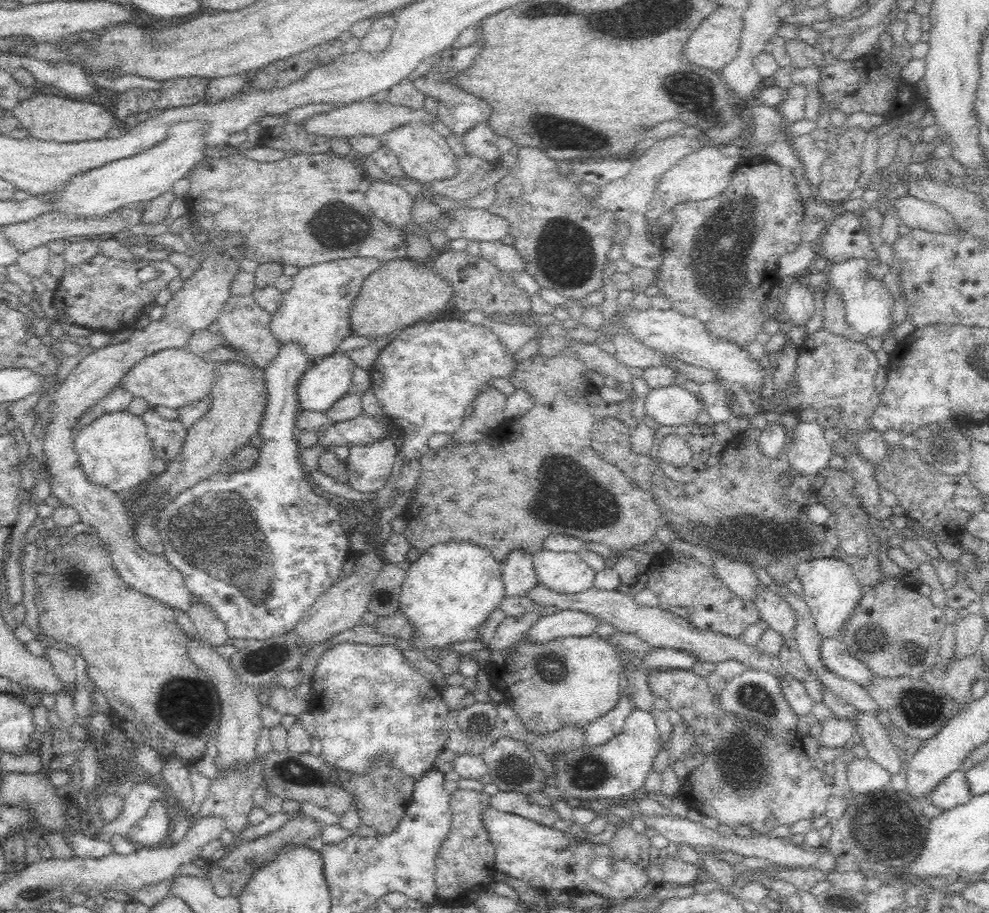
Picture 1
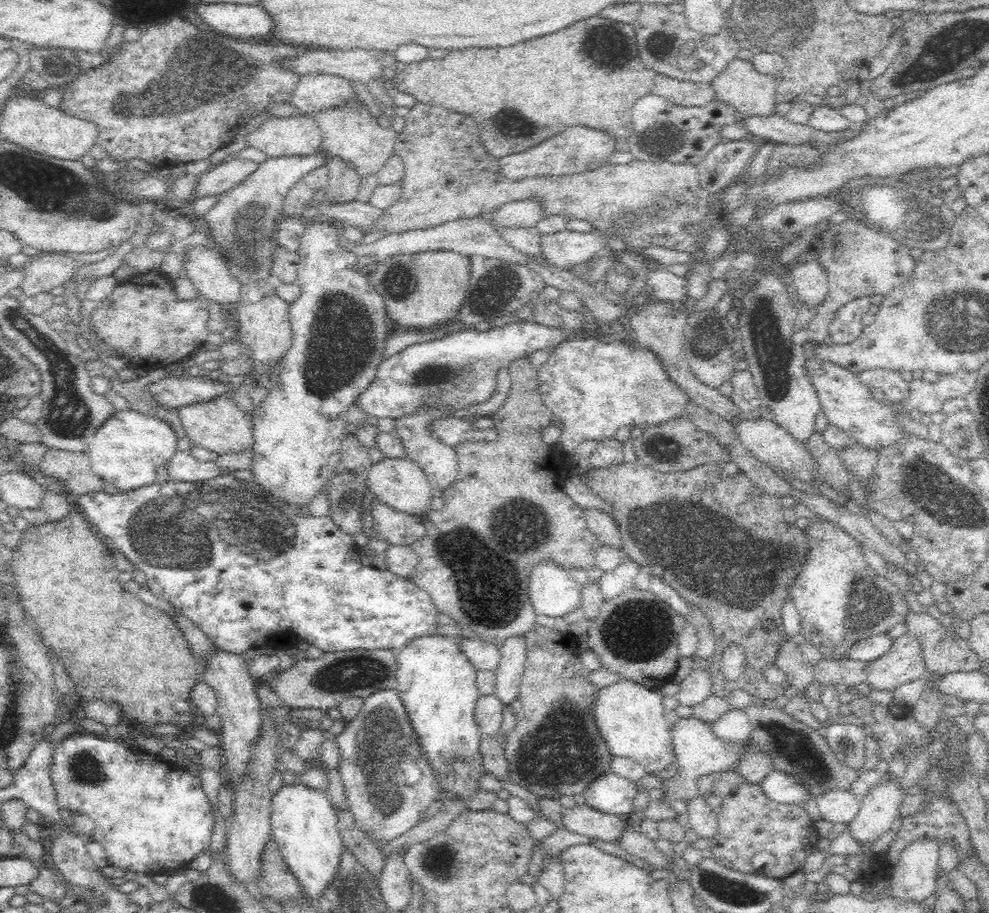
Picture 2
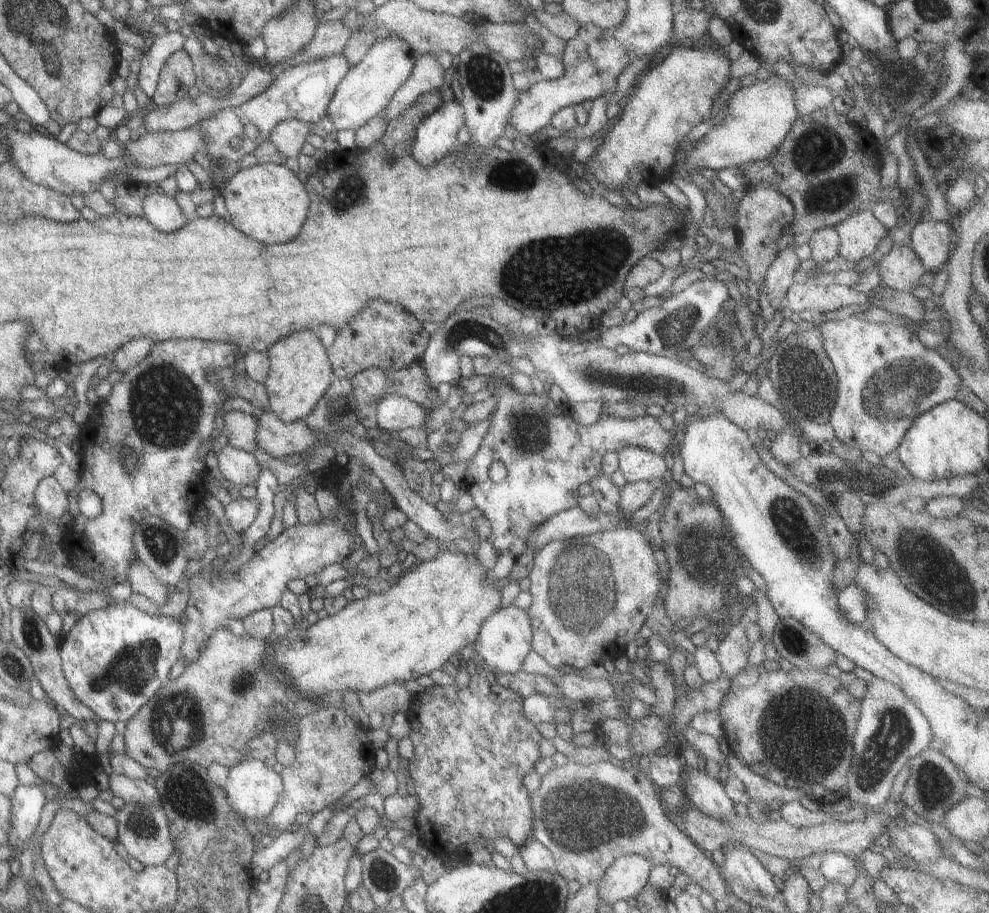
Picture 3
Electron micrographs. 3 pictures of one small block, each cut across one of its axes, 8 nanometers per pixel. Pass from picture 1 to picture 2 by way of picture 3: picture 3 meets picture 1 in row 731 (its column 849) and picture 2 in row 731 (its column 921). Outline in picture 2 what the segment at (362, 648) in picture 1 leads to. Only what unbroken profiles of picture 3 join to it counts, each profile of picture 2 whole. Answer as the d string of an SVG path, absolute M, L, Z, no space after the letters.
M397 690L376 692L365 699L358 717L348 723L345 732L336 738L342 761L335 773L342 778L347 804L352 809L359 830L378 848L412 831L422 821L423 812L435 800L439 788L435 774L420 753L418 738L412 731Z

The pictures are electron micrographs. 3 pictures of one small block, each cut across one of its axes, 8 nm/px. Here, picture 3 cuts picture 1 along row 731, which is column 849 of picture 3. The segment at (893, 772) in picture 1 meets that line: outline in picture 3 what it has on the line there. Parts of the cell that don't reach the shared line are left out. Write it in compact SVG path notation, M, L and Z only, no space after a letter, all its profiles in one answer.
M823 850L818 869L827 881L841 882L846 888L851 886L858 876L852 857L838 851Z

